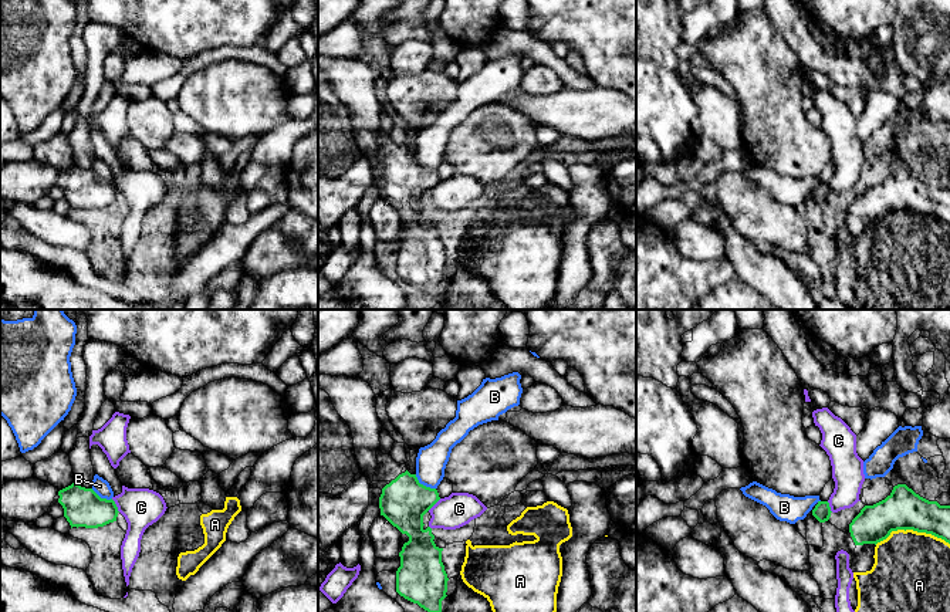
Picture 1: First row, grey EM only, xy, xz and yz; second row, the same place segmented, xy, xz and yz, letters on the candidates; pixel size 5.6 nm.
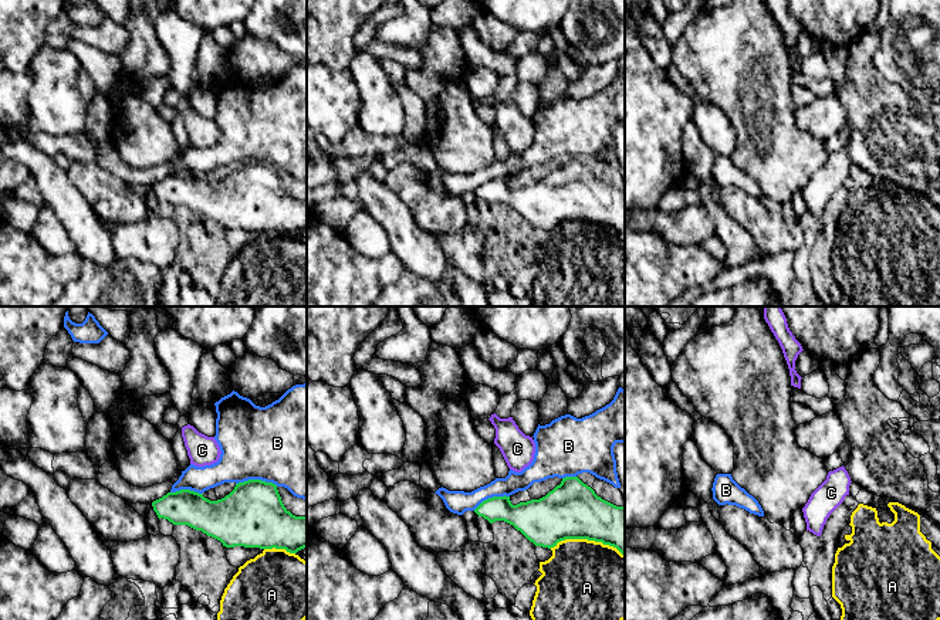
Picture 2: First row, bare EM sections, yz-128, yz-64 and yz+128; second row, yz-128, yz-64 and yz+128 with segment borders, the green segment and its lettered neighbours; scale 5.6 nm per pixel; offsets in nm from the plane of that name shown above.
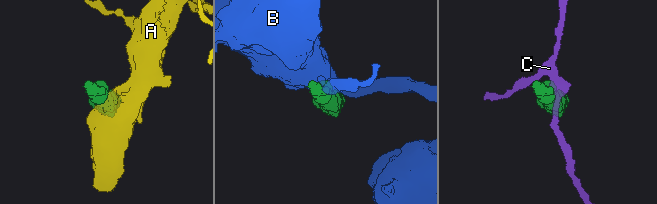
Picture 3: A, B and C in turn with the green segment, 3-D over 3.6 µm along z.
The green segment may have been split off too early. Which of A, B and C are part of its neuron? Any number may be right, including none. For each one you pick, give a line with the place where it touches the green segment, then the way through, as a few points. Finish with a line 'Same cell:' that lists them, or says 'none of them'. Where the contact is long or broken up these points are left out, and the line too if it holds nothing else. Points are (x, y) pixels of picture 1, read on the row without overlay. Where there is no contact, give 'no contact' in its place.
Same cell: none of them

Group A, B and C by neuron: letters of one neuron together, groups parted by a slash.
A / B / C

